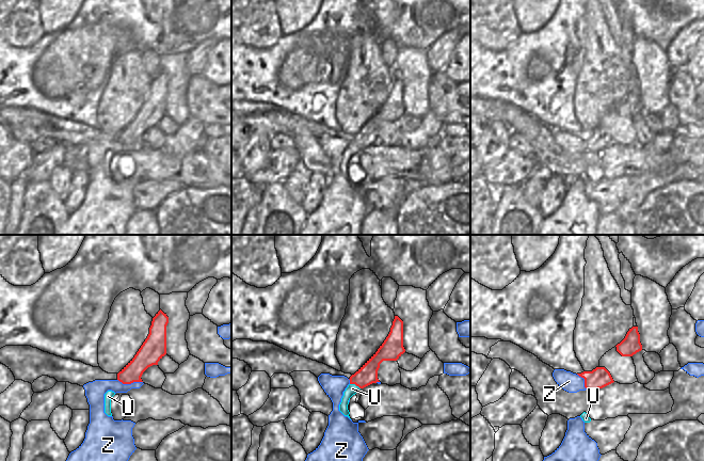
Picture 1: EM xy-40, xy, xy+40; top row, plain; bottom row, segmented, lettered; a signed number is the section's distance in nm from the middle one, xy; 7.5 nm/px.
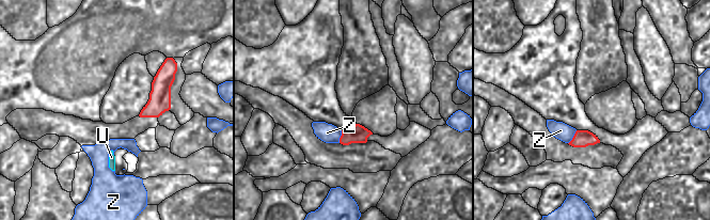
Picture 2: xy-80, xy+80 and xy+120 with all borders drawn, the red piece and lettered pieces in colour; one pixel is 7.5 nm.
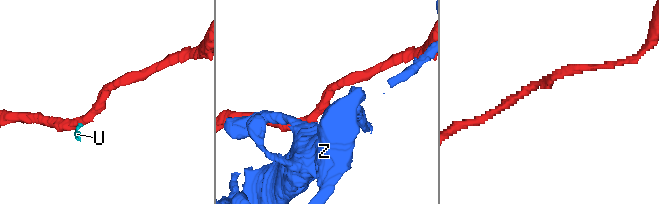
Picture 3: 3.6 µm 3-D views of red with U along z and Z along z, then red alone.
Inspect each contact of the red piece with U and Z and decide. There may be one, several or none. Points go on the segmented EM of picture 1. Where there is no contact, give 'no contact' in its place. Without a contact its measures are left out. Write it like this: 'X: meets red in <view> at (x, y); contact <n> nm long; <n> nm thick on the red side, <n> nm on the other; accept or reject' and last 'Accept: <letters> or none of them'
U: meets red in xy at (355, 384); contact 90 nm long; 150 nm thick on the red side, 80 nm on the other; reject
Z: meets red in xy-40 at (130, 383); contact 190 nm long; 160 nm thick on the red side, 130 nm on the other; reject
Accept: none of them

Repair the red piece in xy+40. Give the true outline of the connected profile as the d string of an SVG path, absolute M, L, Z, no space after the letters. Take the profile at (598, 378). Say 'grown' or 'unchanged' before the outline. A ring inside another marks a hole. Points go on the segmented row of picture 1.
unchanged; M596 367L592 371L583 371L577 375L585 379L585 387L591 391L603 388L614 382L605 367Z

